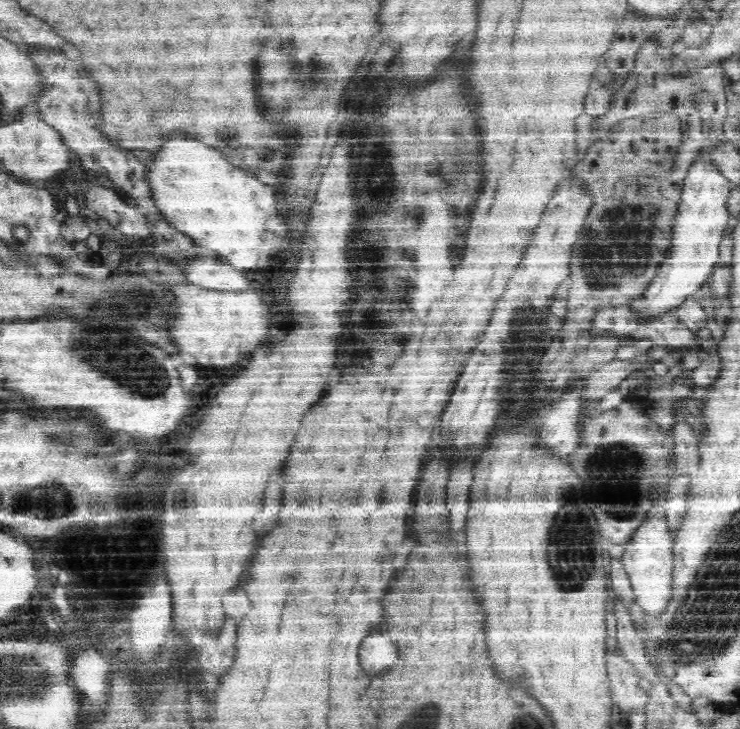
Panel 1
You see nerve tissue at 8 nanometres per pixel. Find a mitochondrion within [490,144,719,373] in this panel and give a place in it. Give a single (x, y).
(625, 235)

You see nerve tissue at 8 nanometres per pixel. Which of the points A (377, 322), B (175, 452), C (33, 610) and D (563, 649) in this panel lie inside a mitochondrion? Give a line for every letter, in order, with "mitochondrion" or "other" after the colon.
A: mitochondrion
B: other
C: other
D: other

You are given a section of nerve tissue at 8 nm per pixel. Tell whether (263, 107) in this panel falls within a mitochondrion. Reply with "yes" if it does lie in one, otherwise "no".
no

